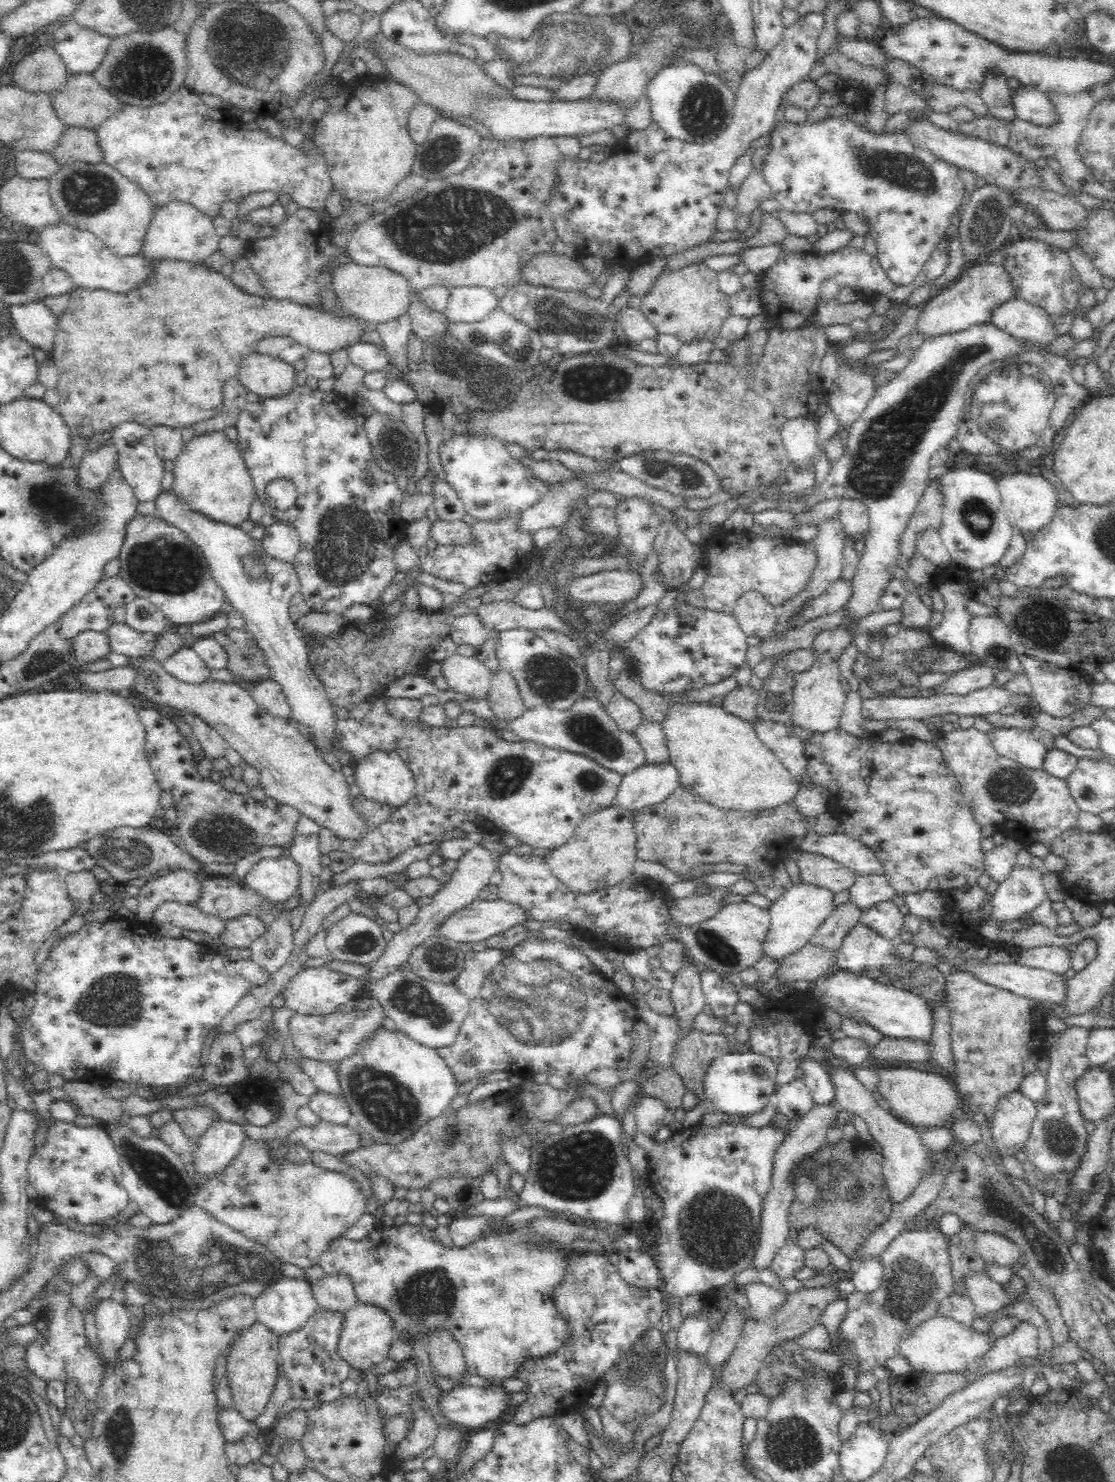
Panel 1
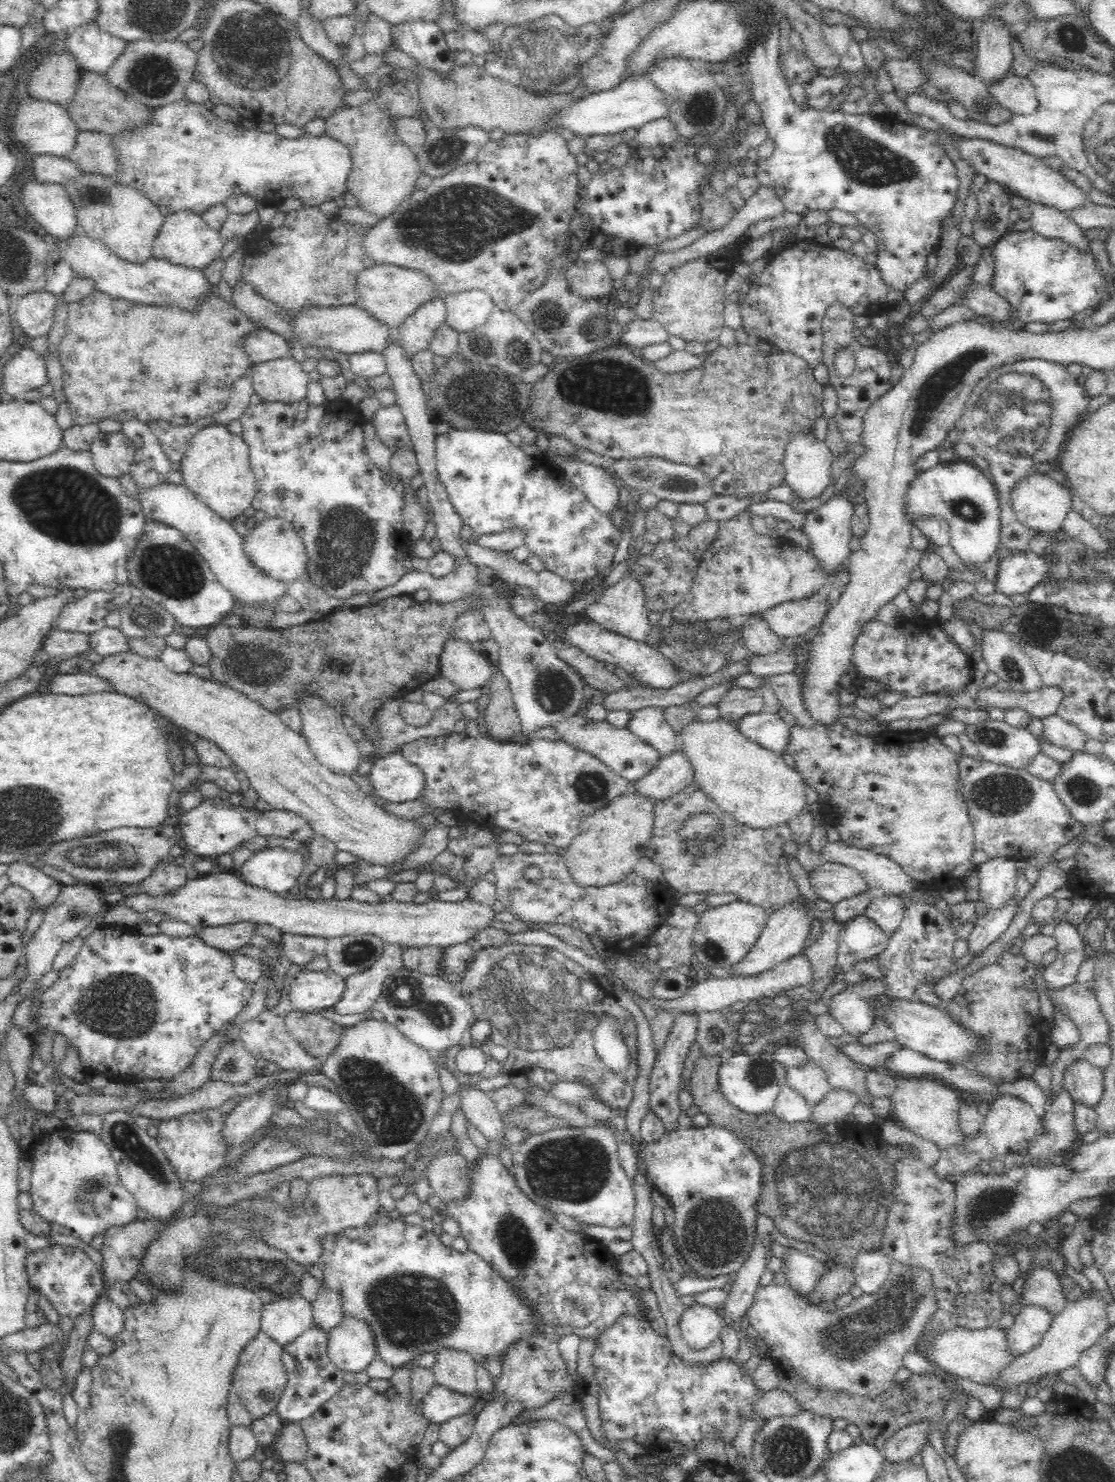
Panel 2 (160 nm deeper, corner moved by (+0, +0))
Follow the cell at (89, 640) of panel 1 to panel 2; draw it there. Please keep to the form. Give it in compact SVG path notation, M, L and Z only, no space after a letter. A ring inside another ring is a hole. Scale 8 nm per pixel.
M53 627L42 642L41 653L47 657L58 657L62 660L88 656L90 652L90 633L64 632Z

